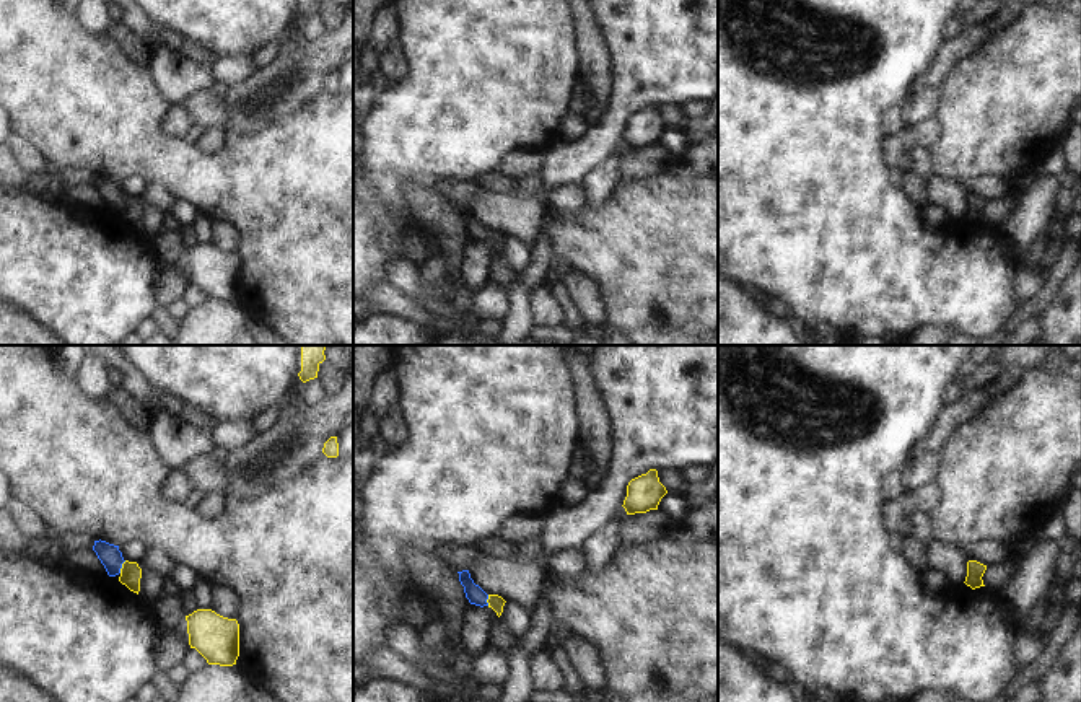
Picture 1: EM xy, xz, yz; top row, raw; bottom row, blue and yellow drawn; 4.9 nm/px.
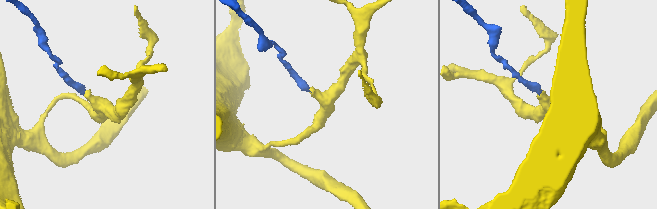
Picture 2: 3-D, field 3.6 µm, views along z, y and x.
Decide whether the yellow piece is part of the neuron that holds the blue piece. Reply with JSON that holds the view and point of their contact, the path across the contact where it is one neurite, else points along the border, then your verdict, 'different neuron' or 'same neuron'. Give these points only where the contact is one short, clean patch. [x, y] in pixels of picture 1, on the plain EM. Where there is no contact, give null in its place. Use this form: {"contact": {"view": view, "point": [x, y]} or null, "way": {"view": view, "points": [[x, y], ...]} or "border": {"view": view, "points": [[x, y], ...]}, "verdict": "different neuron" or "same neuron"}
{"contact": {"view": "xy", "point": [121, 202]}, "way": {"view": "xy", "points": [[111, 193], [121, 202], [131, 209]]}, "verdict": "same neuron"}

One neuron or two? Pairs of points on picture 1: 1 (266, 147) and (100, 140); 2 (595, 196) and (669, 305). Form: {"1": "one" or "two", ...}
{"1": "one", "2": "two"}

